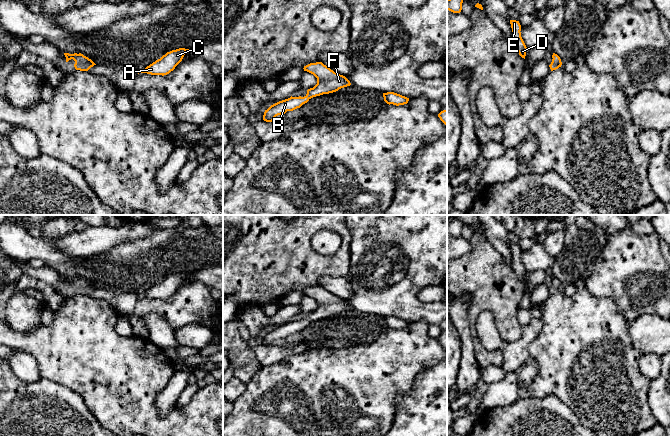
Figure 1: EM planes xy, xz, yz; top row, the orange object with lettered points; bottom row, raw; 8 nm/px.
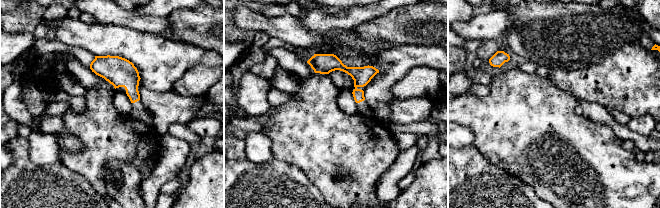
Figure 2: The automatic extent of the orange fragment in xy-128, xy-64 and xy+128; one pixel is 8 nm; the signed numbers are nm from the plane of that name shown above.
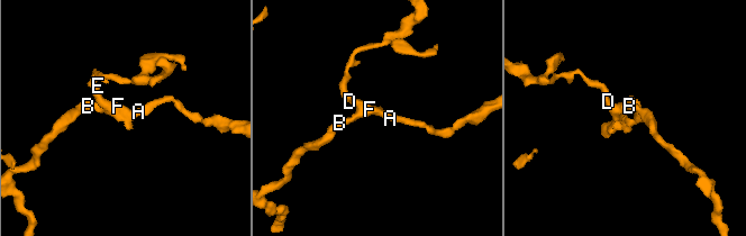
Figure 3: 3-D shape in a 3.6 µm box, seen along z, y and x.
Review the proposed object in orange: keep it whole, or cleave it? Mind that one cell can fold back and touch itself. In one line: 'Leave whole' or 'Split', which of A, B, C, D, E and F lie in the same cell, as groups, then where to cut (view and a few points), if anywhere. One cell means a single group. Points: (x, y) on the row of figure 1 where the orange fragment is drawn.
Leave whole. Groups: A B C D E F. No split

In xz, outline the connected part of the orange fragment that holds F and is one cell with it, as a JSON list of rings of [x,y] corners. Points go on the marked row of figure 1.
[[[322,62],[310,63],[304,66],[303,69],[317,78],[317,84],[313,88],[308,89],[307,94],[304,97],[291,96],[288,99],[271,105],[264,112],[264,121],[272,122],[276,116],[300,108],[313,97],[333,93],[351,85],[350,81],[345,76],[334,72]]]

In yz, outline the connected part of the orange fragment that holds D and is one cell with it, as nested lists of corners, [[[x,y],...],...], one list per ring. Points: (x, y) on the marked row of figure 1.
[[[510,20],[511,28],[512,28],[512,43],[517,49],[519,55],[525,59],[527,47],[521,37],[521,25],[519,21]]]

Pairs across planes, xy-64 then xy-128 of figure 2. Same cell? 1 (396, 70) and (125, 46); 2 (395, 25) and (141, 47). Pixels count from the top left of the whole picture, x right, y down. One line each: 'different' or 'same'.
1: same
2: different

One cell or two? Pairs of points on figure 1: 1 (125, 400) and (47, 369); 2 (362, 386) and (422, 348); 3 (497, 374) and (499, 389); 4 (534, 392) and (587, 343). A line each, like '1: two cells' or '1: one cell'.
1: one cell
2: one cell
3: two cells
4: one cell

